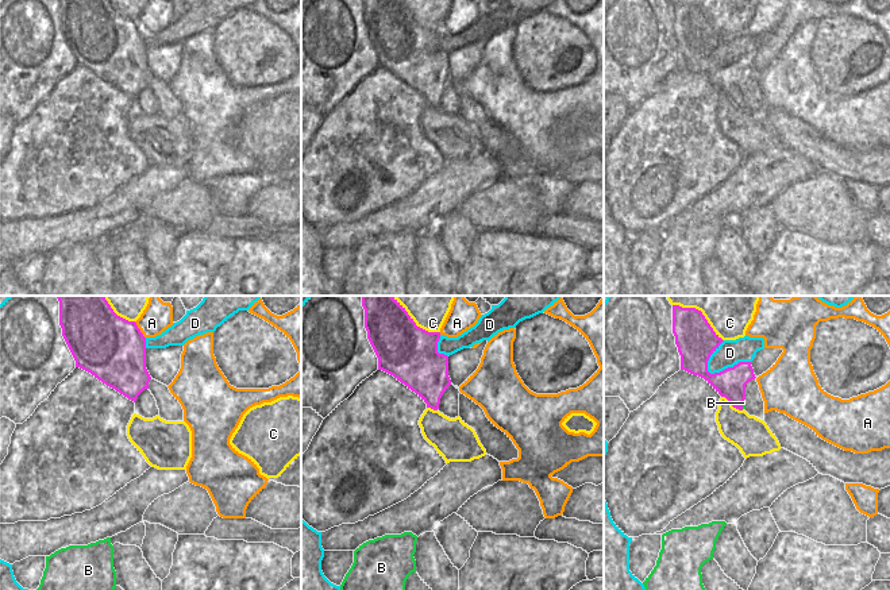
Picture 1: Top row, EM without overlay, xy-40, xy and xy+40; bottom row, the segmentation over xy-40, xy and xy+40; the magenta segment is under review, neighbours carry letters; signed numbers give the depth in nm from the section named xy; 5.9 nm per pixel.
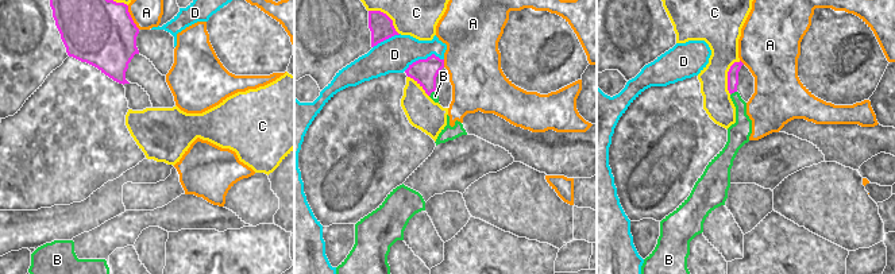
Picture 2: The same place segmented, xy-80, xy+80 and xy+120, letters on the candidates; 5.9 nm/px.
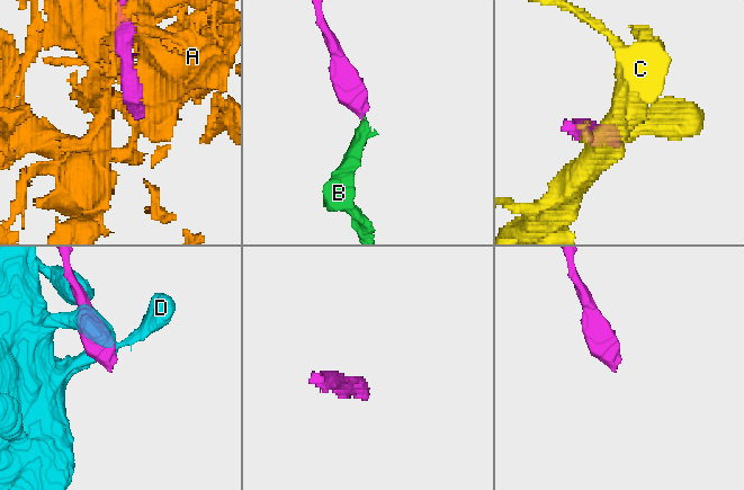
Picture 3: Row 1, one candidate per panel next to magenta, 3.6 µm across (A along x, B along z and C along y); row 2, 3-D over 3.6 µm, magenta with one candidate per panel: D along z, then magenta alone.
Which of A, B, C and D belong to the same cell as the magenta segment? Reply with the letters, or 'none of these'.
B

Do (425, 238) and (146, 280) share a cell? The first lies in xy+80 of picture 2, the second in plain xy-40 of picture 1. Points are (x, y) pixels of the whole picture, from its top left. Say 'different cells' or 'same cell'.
same cell

